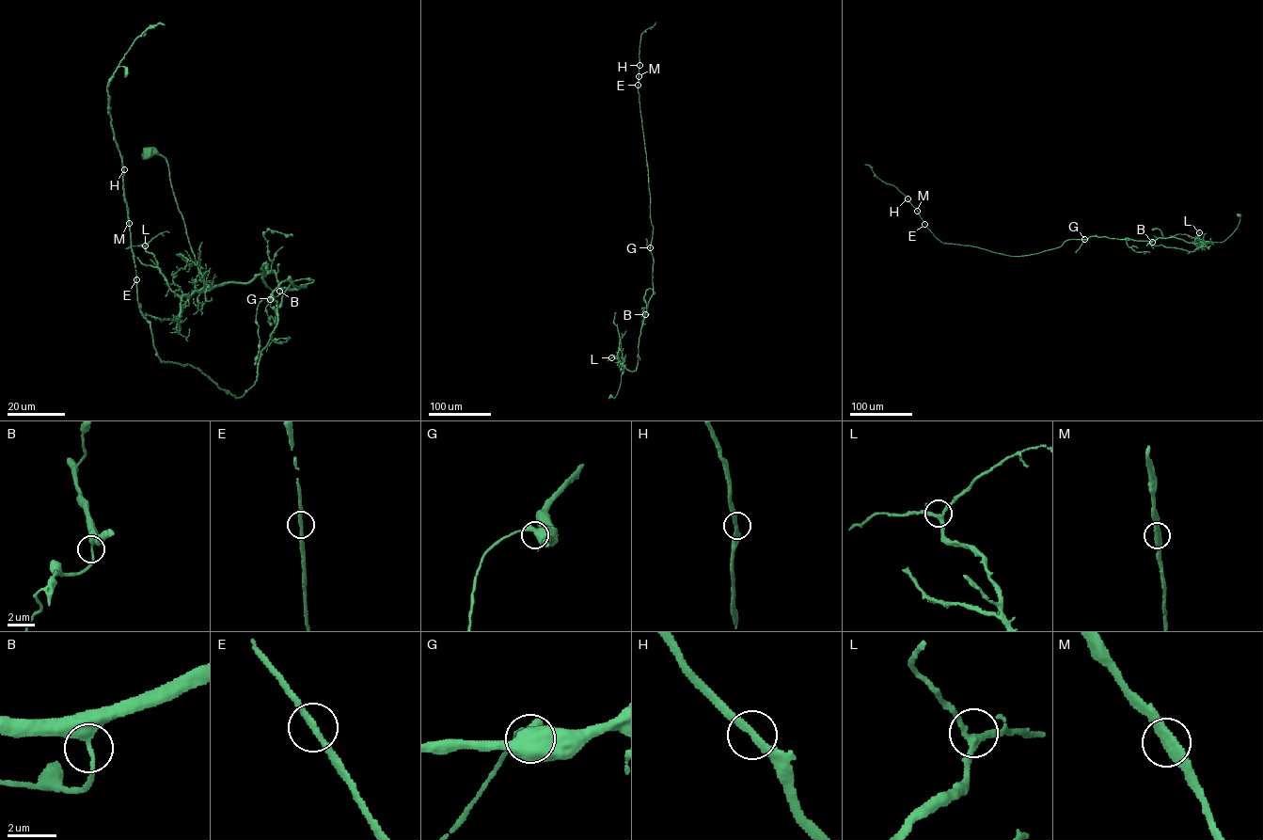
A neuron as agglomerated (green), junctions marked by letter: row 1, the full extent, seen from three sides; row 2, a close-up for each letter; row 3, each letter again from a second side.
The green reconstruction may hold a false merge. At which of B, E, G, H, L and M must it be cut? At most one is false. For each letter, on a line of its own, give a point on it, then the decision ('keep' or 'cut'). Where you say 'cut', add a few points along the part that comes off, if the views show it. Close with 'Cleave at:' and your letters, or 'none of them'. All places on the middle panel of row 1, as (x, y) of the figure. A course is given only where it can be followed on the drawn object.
B: place (645, 314); keep
E: place (638, 85); keep
G: place (650, 247); keep
H: place (639, 65); keep
L: place (611, 357); keep
M: place (639, 76); keep
Cleave at: none of them

